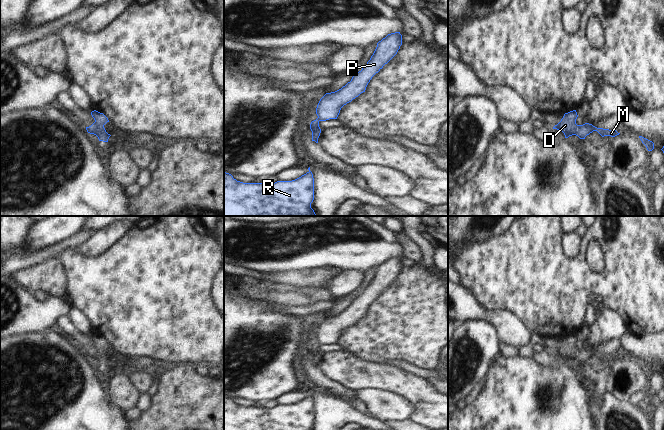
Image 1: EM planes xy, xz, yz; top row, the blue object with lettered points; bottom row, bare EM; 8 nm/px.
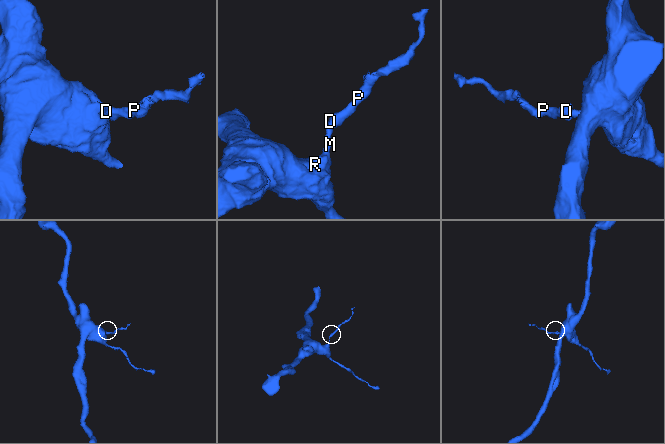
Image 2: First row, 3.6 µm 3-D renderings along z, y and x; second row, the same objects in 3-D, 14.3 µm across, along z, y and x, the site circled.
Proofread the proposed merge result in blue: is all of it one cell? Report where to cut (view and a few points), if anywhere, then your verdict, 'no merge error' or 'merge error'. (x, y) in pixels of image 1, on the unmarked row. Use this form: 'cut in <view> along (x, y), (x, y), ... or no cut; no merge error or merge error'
cut in xy along (94, 346), (96, 350), (95, 358); merge error

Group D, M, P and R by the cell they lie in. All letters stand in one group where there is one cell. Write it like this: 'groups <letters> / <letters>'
groups D P / M R

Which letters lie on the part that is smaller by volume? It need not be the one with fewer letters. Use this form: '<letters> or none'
D, P

